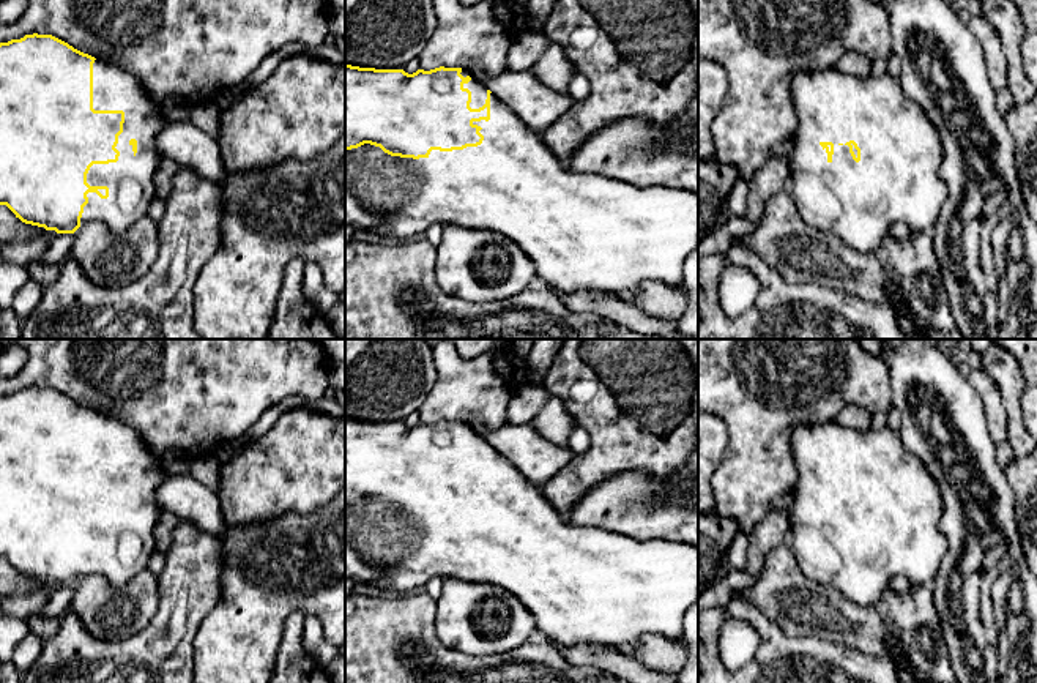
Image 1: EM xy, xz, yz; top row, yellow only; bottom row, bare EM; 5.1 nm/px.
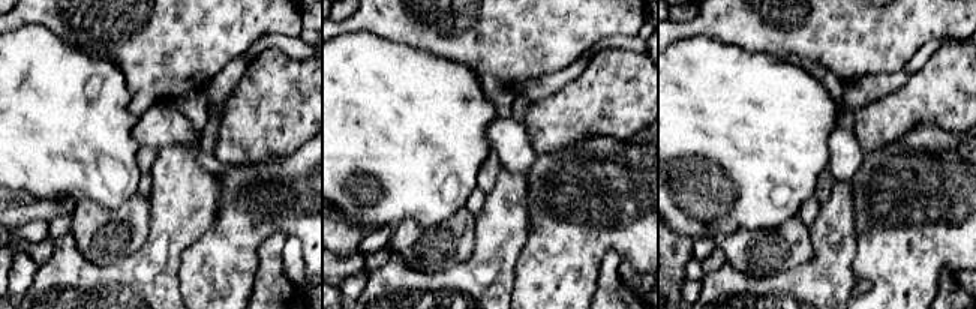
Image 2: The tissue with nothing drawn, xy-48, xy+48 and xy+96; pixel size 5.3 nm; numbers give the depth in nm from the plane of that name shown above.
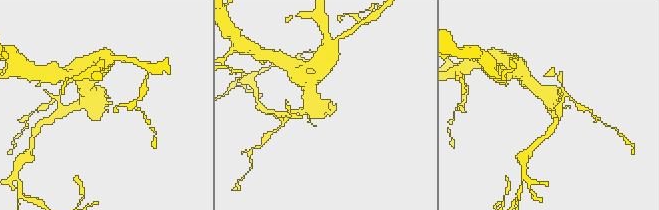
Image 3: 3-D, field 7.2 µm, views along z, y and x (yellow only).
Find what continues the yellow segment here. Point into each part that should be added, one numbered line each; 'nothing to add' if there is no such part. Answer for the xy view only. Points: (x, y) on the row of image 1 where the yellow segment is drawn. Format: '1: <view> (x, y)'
1: xy (130, 180)

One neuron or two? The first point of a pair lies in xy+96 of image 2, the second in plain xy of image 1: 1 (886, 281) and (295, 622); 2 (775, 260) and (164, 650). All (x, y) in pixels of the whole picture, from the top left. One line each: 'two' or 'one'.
1: two
2: two

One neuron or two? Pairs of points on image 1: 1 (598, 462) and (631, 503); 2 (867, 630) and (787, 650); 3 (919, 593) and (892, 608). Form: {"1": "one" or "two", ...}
{"1": "two", "2": "two", "3": "one"}

